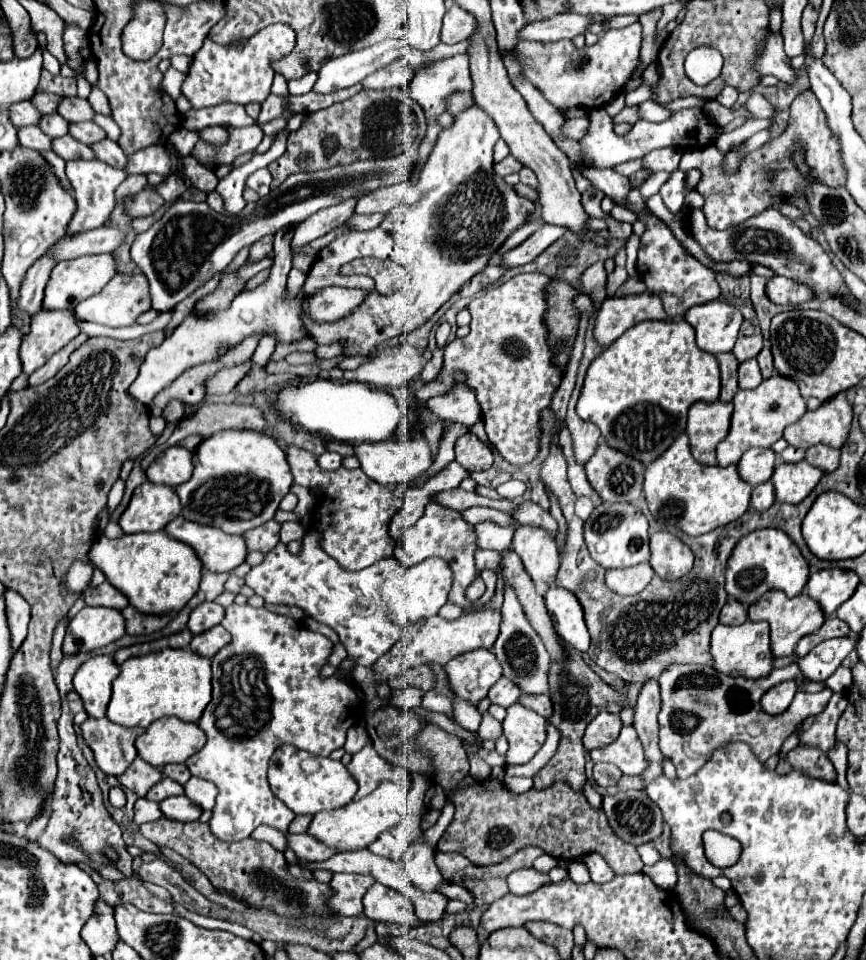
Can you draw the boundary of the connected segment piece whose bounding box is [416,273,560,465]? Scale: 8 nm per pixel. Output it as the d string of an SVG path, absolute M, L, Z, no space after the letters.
M520 273L500 287L490 289L486 295L472 299L468 305L472 313L470 333L464 339L454 339L444 349L444 365L434 381L416 389L416 399L428 401L436 395L448 395L450 387L458 385L456 373L464 373L464 385L476 393L478 405L482 409L482 421L486 427L486 435L490 443L498 449L498 453L510 461L512 465L530 463L538 453L538 413L548 407L552 395L560 385L560 371L552 365L550 349L546 343L546 327L542 325L542 315L546 309L544 287L548 285L548 277L542 273Z

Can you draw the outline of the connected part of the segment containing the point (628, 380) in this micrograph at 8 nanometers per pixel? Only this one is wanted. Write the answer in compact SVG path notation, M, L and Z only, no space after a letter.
M642 321L592 361L576 411L582 419L598 425L610 447L648 465L684 433L690 405L696 401L714 403L718 395L718 361L696 345L690 323Z

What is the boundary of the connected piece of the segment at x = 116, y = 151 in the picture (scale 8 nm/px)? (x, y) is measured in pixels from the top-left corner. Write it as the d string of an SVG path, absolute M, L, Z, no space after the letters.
M104 139L96 145L92 145L96 157L112 167L118 167L118 169L124 169L126 163L128 163L128 157L124 155L124 151L120 151L120 145L114 143L112 139Z

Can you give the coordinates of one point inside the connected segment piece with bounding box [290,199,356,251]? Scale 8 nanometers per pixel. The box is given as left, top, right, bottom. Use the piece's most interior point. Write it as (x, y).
(326, 219)

